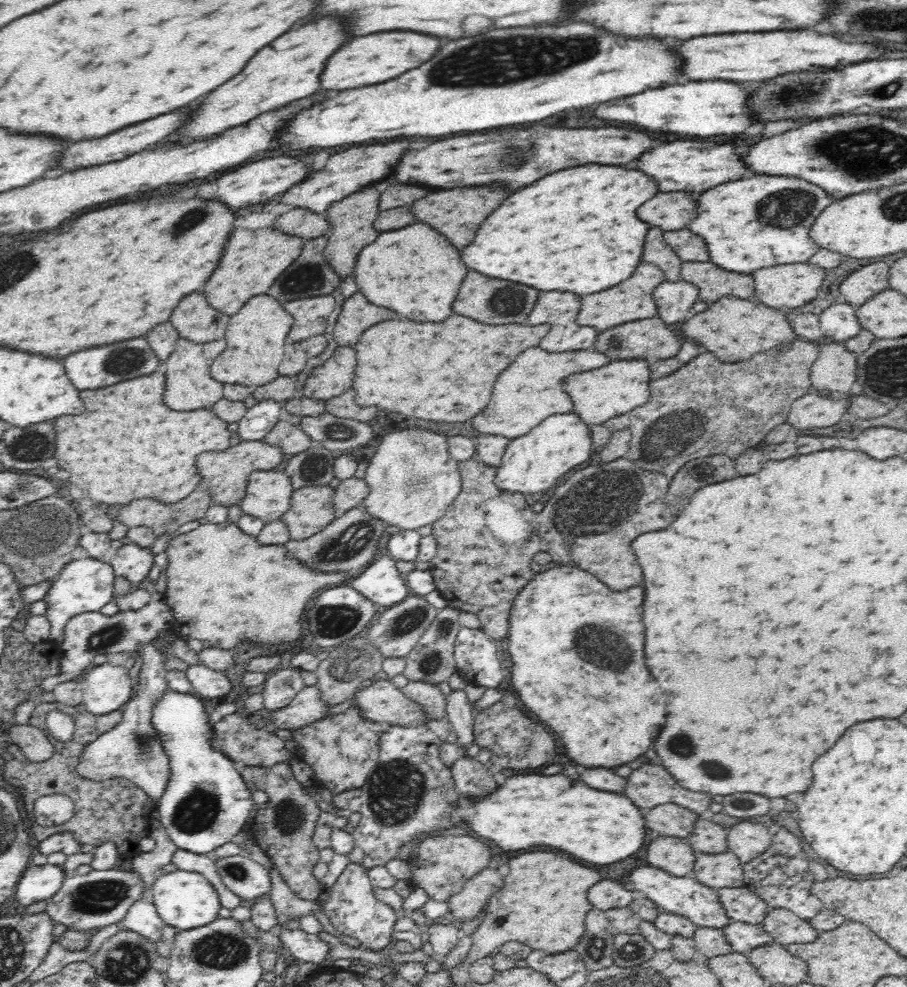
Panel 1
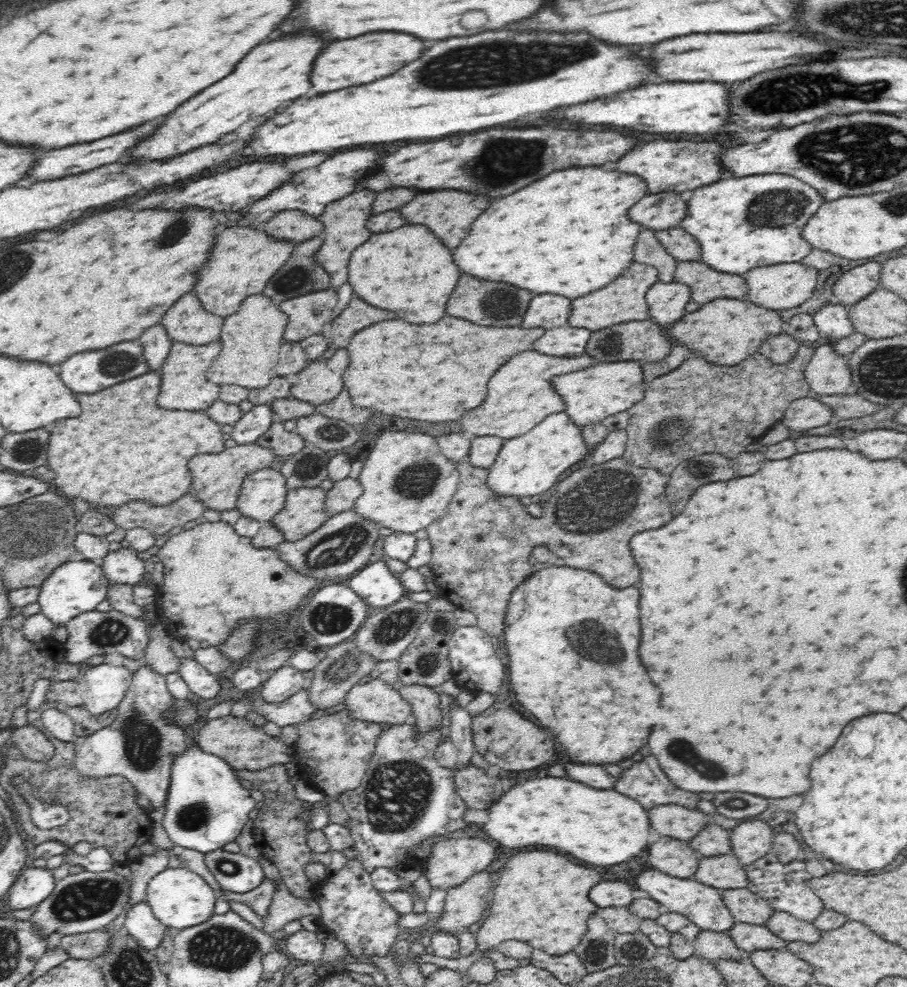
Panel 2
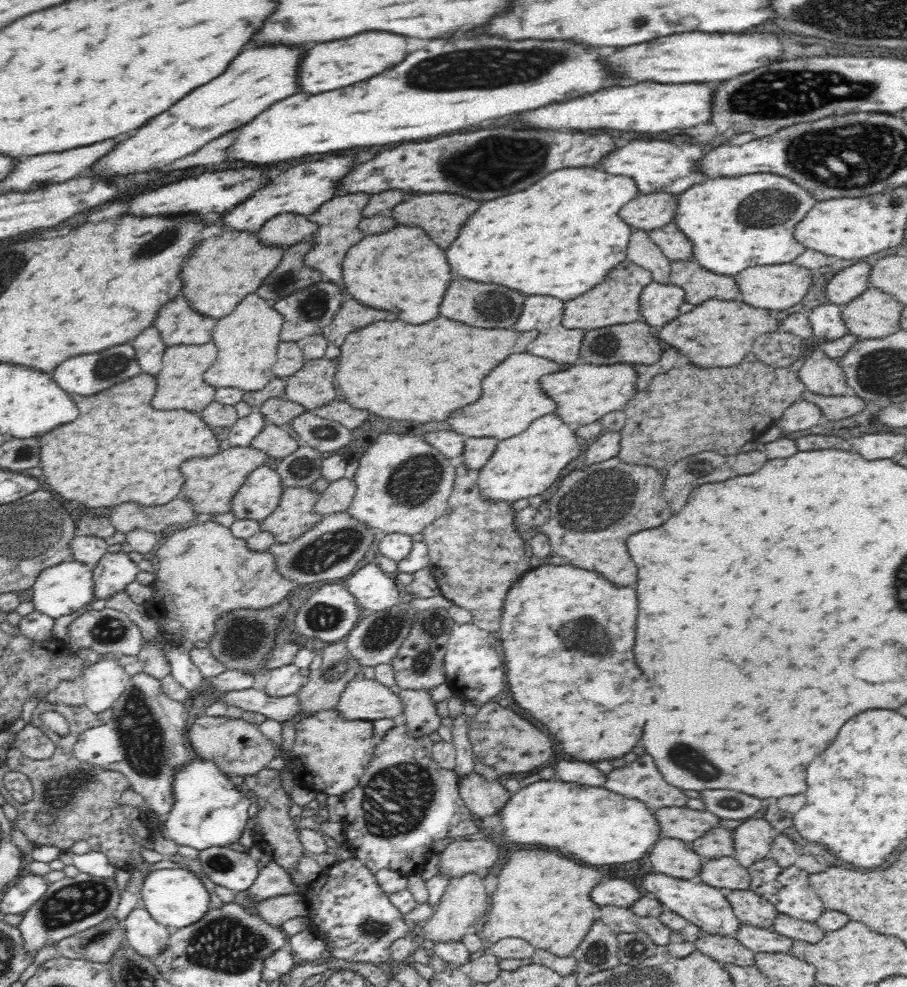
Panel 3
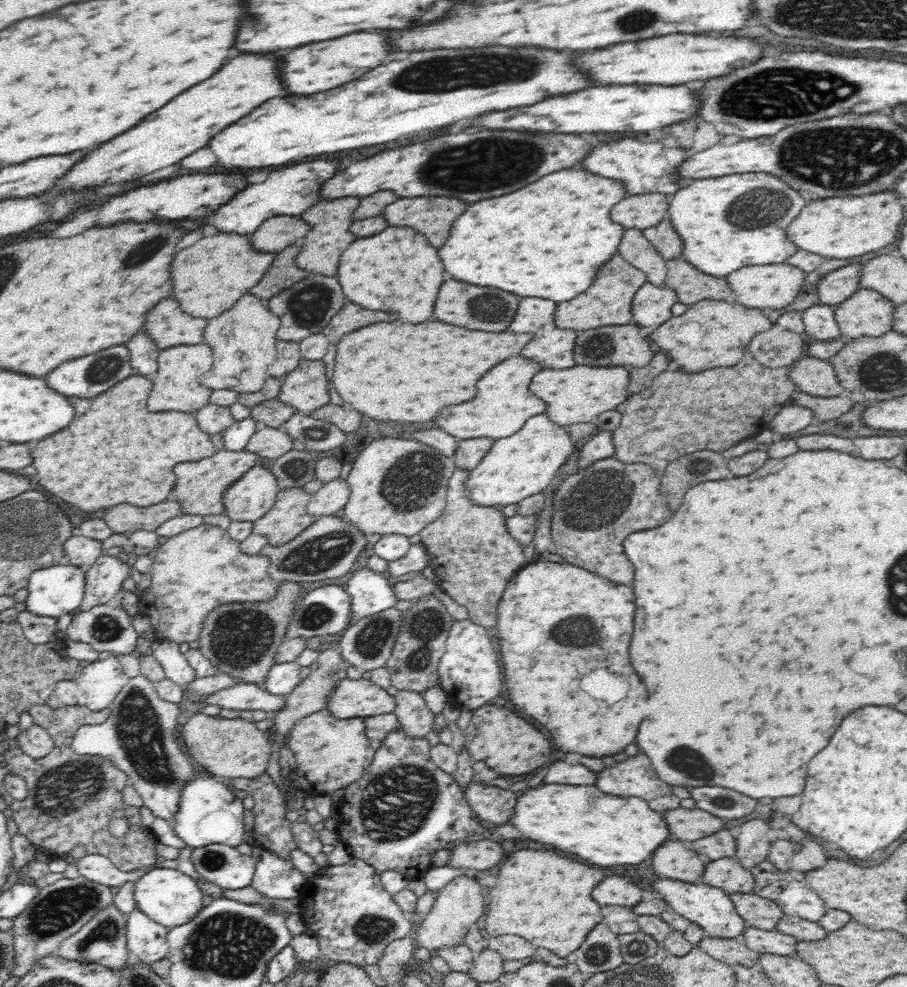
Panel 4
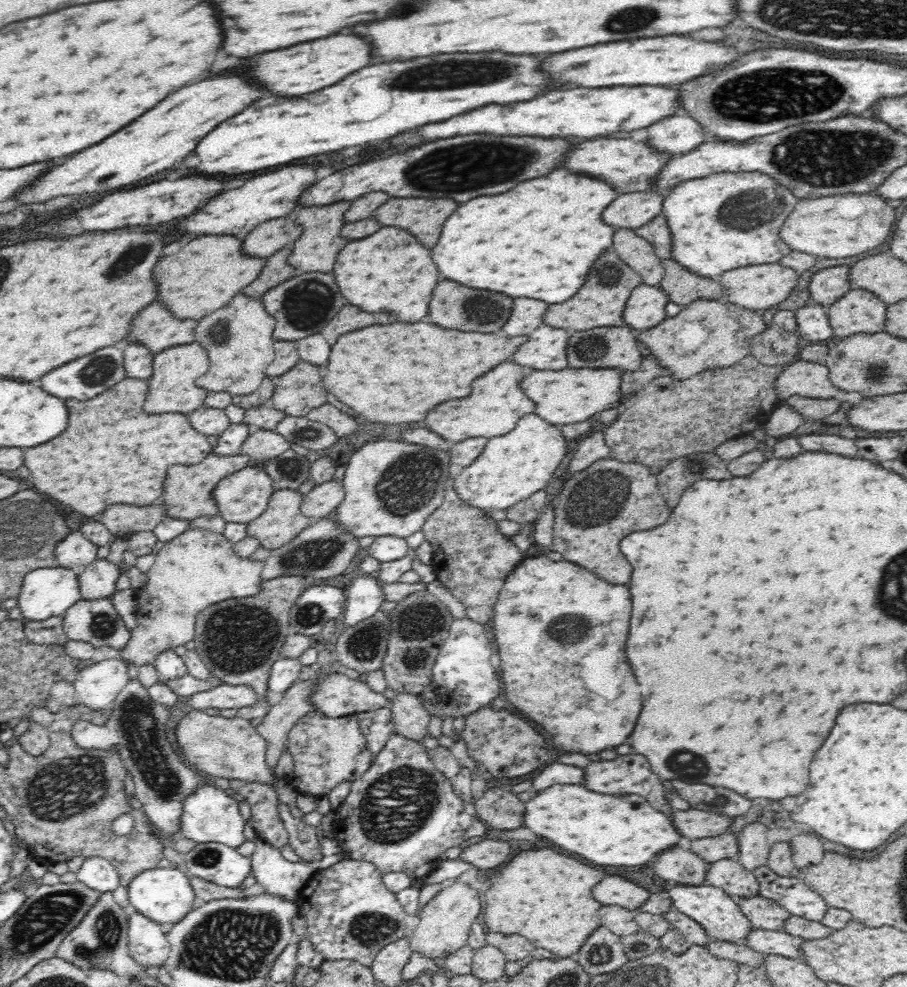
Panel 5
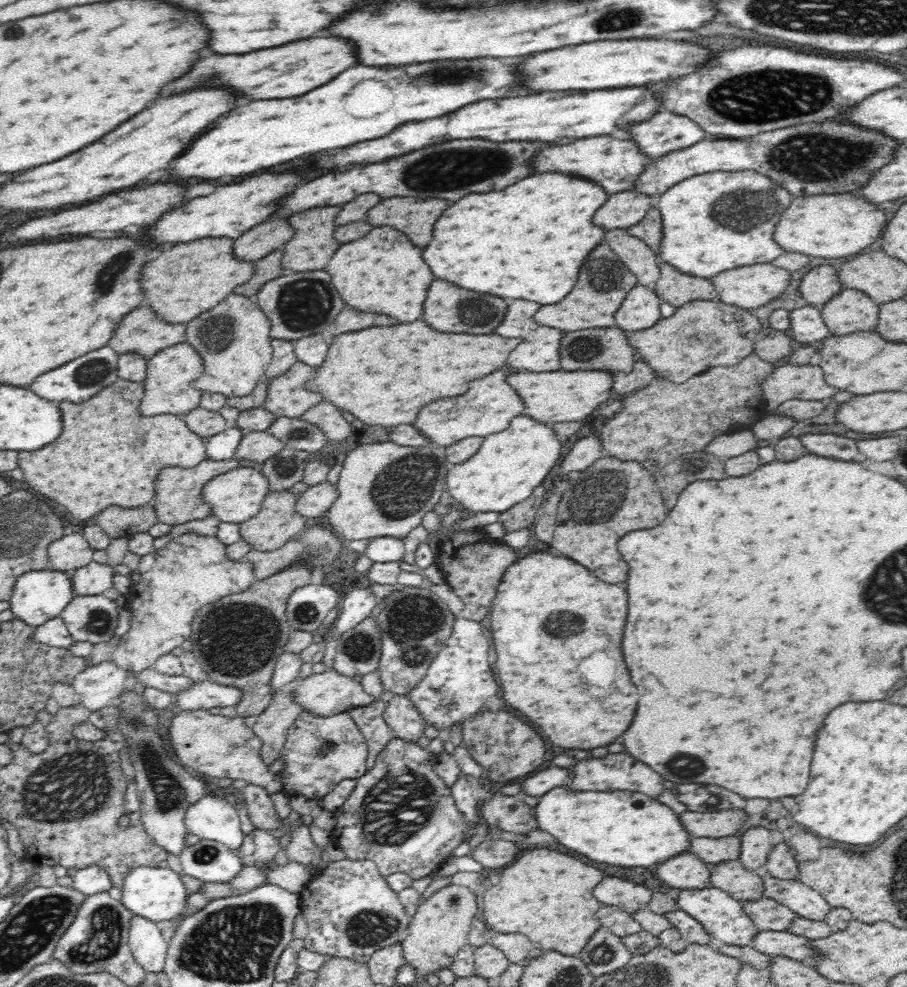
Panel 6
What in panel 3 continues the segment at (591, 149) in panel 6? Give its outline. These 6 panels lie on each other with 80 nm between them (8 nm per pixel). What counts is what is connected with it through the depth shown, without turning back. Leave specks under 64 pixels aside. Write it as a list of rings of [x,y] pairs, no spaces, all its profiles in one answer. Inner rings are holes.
[[[632,140],[624,148],[618,148],[610,156],[606,156],[600,162],[600,168],[604,168],[608,174],[622,174],[636,180],[640,194],[652,194],[670,192],[680,195],[695,184],[703,183],[710,178],[702,174],[700,161],[706,158],[709,151],[704,150],[697,144],[676,145],[662,140]]]

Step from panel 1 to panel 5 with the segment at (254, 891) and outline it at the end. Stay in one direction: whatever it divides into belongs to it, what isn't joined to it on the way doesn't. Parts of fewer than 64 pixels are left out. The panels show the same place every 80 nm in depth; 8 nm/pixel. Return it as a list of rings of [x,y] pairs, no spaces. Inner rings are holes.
[[[204,843],[196,844],[185,856],[184,869],[189,876],[203,878],[220,884],[220,886],[228,886],[228,888],[240,888],[244,879],[248,875],[252,875],[251,857],[243,856],[238,853],[235,848],[220,843]]]

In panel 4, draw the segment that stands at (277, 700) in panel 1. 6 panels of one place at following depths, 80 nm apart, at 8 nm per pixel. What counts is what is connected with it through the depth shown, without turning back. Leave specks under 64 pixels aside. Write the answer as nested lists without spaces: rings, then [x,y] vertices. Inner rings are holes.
[[[296,661],[273,665],[264,680],[263,688],[276,696],[290,695],[303,682],[300,669]]]

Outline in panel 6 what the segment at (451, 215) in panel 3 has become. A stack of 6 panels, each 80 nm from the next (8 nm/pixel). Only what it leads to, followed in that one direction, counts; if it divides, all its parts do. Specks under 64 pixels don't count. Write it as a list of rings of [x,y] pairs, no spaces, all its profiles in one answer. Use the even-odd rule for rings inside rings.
[[[388,198],[372,208],[366,218],[372,226],[394,226],[402,230],[416,246],[422,248],[430,244],[434,222],[442,216],[446,208],[446,200]]]

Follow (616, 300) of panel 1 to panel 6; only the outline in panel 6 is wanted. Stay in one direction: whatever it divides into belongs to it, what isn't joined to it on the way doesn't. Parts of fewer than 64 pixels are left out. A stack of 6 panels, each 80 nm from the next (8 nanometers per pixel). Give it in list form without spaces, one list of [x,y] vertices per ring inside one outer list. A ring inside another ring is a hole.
[[[600,244],[592,252],[592,256],[588,256],[588,260],[584,262],[574,292],[570,292],[568,298],[564,298],[560,304],[542,306],[540,312],[536,314],[535,321],[550,328],[557,328],[564,333],[587,328],[614,327],[616,326],[615,312],[620,308],[628,292],[637,284],[636,275],[618,260],[618,256],[608,248],[608,244]],[[594,284],[598,284],[598,288]]]

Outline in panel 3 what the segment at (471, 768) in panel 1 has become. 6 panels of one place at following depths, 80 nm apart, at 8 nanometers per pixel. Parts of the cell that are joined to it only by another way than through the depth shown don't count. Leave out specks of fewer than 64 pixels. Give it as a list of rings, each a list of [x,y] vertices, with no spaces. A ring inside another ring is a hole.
[[[473,770],[466,776],[460,776],[458,784],[460,796],[474,817],[498,814],[512,796],[503,781],[498,778],[488,781]]]

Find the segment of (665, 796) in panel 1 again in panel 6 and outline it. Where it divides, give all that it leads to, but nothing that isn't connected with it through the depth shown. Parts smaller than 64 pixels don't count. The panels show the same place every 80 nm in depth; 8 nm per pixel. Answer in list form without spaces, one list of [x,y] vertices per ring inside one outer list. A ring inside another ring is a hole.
[[[608,754],[606,758],[592,758],[592,760],[580,760],[574,768],[574,782],[570,788],[574,790],[596,790],[596,792],[612,792],[612,790],[632,790],[642,792],[646,796],[660,796],[664,790],[664,778],[658,772],[652,772],[650,766],[646,766],[640,760],[634,760],[630,754]]]

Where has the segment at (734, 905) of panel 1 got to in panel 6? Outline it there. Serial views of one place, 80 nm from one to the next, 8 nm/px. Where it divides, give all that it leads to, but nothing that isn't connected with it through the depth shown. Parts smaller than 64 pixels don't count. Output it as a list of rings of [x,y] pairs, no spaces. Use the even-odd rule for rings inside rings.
[[[767,897],[754,901],[743,898],[740,901],[744,912],[759,931],[786,931],[797,916],[787,906]]]

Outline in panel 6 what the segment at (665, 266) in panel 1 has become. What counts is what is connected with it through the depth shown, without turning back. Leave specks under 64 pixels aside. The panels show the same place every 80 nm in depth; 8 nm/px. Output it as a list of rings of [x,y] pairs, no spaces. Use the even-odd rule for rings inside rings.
[[[610,230],[606,242],[642,286],[652,286],[660,279],[657,255],[642,239],[630,236],[627,230]]]

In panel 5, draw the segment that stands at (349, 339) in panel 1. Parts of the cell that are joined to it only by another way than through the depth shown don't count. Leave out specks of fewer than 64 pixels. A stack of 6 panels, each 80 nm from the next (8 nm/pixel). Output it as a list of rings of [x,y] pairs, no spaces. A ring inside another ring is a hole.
[[[348,304],[330,320],[330,324],[324,327],[324,332],[328,332],[328,342],[334,344],[336,336],[340,336],[340,334],[358,330],[368,324],[390,324],[394,320],[396,318],[390,314],[370,314],[370,312],[362,312],[360,308]]]

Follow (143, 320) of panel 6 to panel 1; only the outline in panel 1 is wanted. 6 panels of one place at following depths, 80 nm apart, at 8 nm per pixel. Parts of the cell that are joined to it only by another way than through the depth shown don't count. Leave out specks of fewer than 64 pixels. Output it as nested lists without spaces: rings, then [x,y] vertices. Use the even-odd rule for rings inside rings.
[[[204,294],[186,296],[172,312],[173,327],[179,336],[196,343],[207,343],[225,338],[230,316],[212,308]]]

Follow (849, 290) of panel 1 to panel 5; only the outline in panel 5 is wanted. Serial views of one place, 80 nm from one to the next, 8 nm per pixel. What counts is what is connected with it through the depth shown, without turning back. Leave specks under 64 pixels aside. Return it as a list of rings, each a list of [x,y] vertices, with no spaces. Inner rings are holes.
[[[850,265],[825,269],[812,278],[809,292],[815,304],[829,306],[853,288],[852,269]]]

